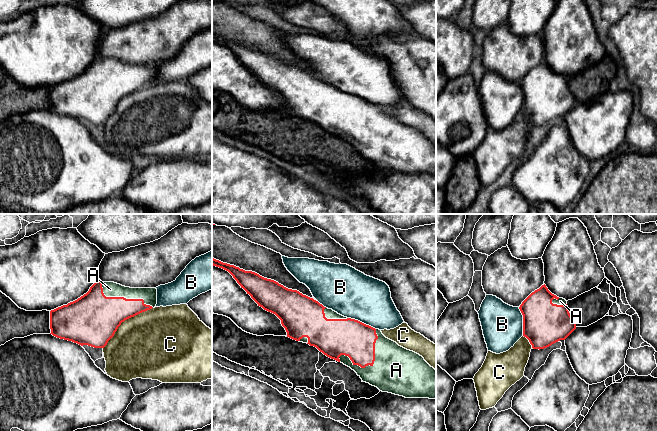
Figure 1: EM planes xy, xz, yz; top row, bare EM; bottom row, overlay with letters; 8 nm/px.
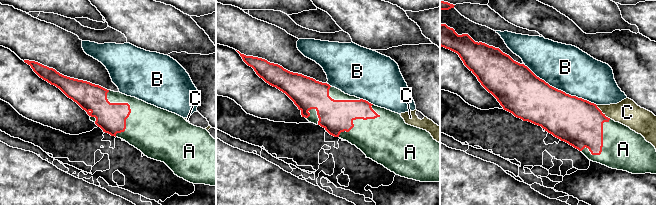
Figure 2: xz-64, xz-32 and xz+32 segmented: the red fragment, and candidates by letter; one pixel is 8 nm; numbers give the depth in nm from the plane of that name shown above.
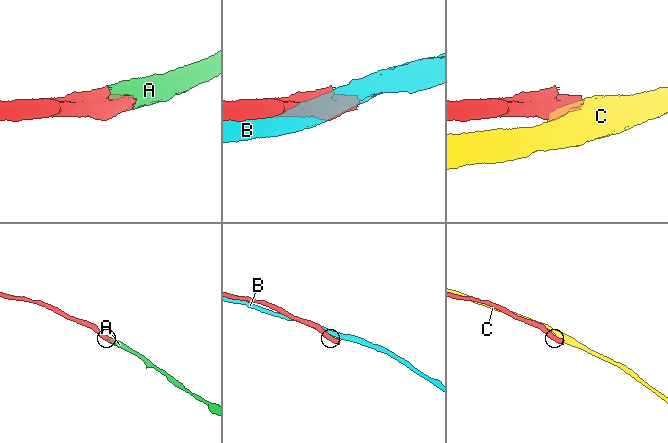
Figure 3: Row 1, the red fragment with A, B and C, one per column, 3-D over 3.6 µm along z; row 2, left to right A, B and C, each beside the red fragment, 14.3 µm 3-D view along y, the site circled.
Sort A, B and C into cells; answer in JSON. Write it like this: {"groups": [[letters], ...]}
{"groups": [["A"], ["B"], ["C"]]}

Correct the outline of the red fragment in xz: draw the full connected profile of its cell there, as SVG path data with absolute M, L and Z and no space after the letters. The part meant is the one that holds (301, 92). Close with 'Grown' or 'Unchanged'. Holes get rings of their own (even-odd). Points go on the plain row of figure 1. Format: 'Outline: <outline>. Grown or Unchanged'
Outline: M212 34L212 41L228 47L247 70L264 86L275 90L287 108L287 113L316 123L327 133L334 135L354 146L363 158L377 163L382 168L388 168L405 174L436 175L436 146L422 132L399 122L386 114L381 106L375 105L358 96L344 93L332 85L328 85L318 77L303 71L297 66L284 63L278 58L264 54L252 47L245 47Z. Grown

